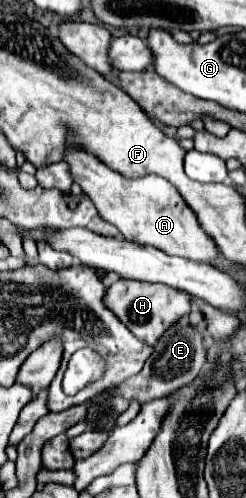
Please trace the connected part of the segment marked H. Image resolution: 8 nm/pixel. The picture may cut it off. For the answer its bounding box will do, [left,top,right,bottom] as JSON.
[104,279,190,345]

